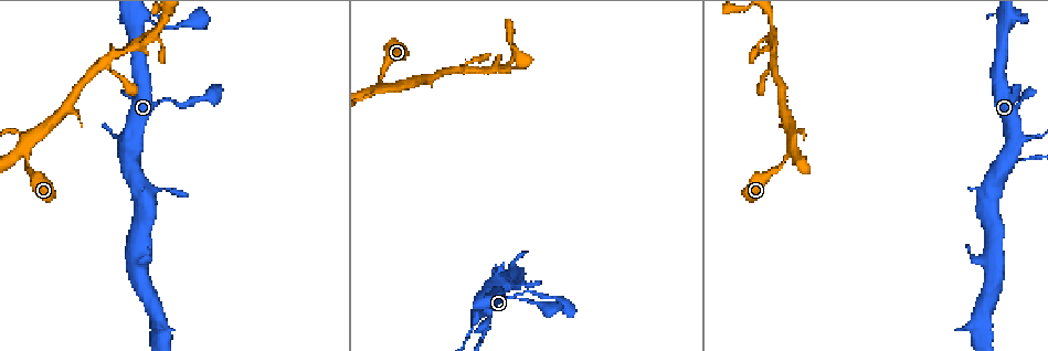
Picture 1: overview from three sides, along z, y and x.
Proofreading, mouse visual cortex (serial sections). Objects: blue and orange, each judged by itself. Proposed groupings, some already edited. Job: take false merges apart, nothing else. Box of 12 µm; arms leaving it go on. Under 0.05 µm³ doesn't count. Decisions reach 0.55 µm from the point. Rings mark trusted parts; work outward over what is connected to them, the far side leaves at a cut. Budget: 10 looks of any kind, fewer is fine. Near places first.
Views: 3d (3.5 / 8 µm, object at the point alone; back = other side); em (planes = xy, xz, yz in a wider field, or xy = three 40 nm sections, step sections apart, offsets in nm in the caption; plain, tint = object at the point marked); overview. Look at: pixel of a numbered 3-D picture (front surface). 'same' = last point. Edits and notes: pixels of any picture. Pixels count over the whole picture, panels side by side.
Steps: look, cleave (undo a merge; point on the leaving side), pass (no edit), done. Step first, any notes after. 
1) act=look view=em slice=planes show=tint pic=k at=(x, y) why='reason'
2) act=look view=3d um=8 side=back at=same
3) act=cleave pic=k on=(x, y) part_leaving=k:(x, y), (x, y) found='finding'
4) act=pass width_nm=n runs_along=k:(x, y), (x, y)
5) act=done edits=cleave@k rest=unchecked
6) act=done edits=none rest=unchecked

act=look view=3d um=3.5 pic=1 at=(490, 326) why='thin neck'

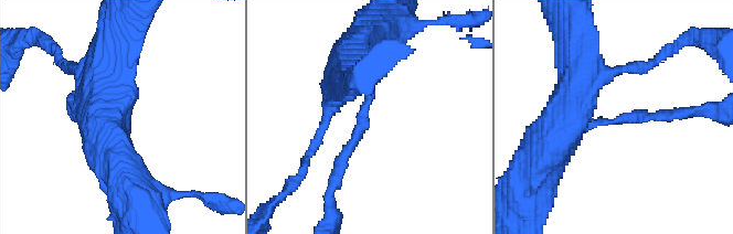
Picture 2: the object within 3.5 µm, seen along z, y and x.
act=look view=em slice=xy step=5 show=tint pic=2 at=(611, 119) why='shape alone is not enough'

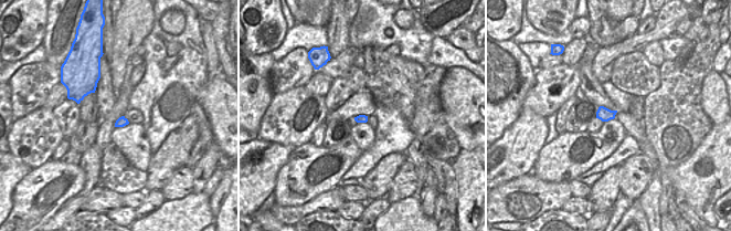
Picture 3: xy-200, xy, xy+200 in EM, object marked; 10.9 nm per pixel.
act=look view=em slice=xy step=1 show=tint at=same why='another direction'

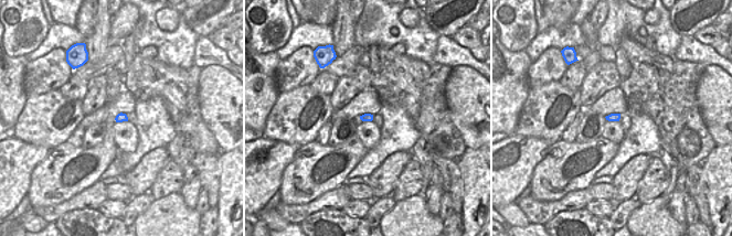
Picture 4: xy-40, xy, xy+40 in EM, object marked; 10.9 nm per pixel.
act=pass runs_along=2:(575, 99), (567, 117), (584, 124), (675, 114) found='continuous, no second cell'

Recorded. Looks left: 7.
act=look view=3d um=8 pic=1 at=(25, 152)

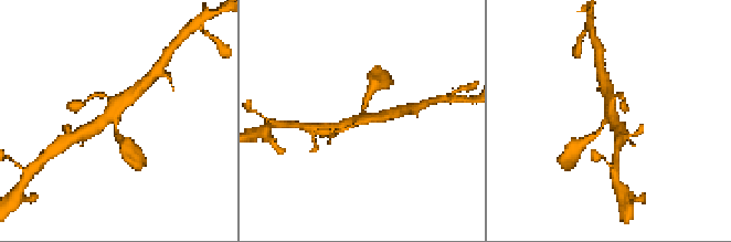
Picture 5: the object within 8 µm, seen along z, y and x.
act=look view=3d um=3.5 pic=5 at=(114, 117)

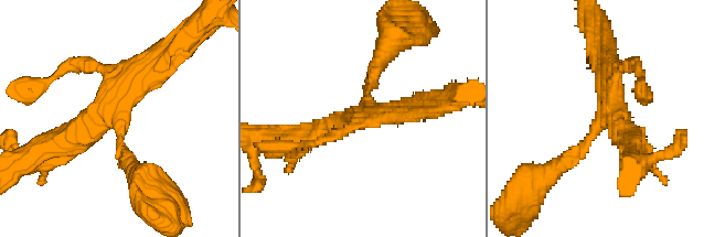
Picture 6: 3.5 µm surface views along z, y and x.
act=look view=em slice=xy step=1 show=tint pic=6 at=(117, 118) arms=4 arm_widths_nm=150,200,300,350 why='need the tissue'

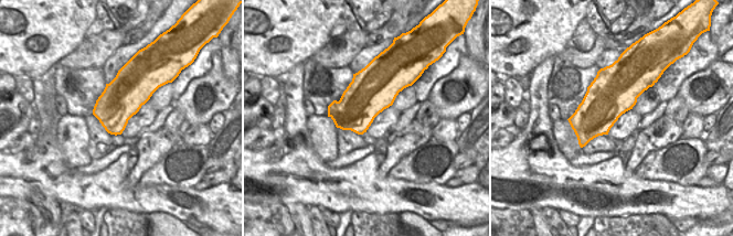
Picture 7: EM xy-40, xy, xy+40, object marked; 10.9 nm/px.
act=pass width_nm=460 runs_along=6:(553, 169), (576, 154), (609, 104), (604, 60) found='all the same cell'

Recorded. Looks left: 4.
act=look view=3d um=3.5 pic=1 at=(105, 61) why='thin neck'

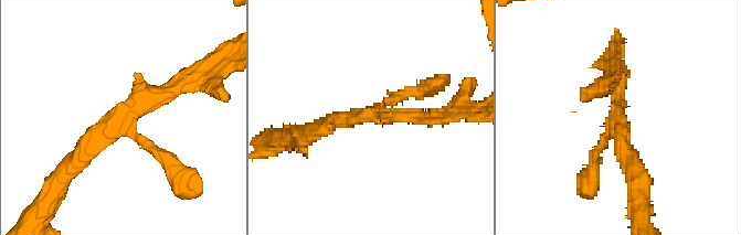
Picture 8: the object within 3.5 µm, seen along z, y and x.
act=look view=em slice=xy step=2 show=tint pic=8 at=(124, 117) why='now the EM'

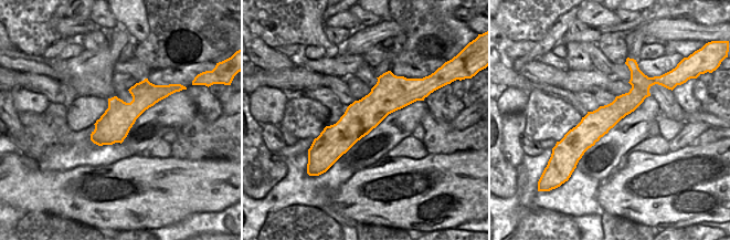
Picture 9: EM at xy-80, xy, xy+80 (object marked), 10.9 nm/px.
act=pass runs_along=9:(410, 100), (323, 137) found='continuous, no second cell'

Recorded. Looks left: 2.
act=look view=3d um=3.5 pic=1 at=(163, 19) why='sudden change in width'

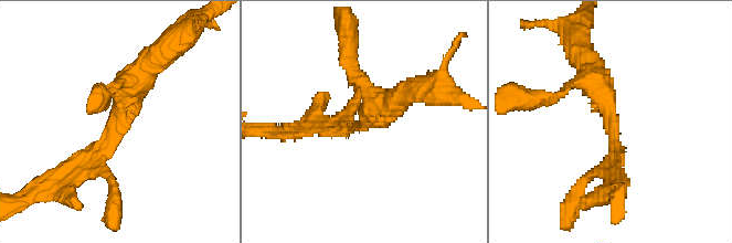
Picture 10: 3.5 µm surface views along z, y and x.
act=look view=em slice=xy step=1 show=tint pic=10 at=(612, 119) arm_widths_nm=200,400 why='shape alone is not enough'

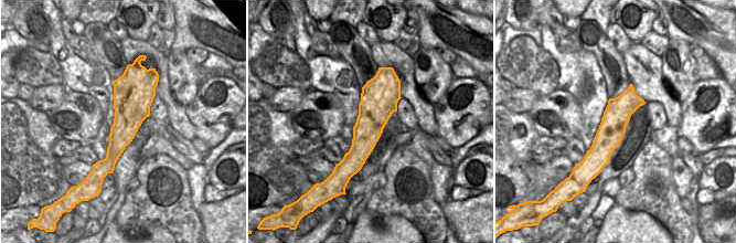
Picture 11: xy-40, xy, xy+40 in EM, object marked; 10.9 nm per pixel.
act=pass width_nm=400 runs_along=11:(382, 76), (356, 168) found='continuous, no second cell'

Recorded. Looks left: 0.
act=done edits=none rest=unchecked

